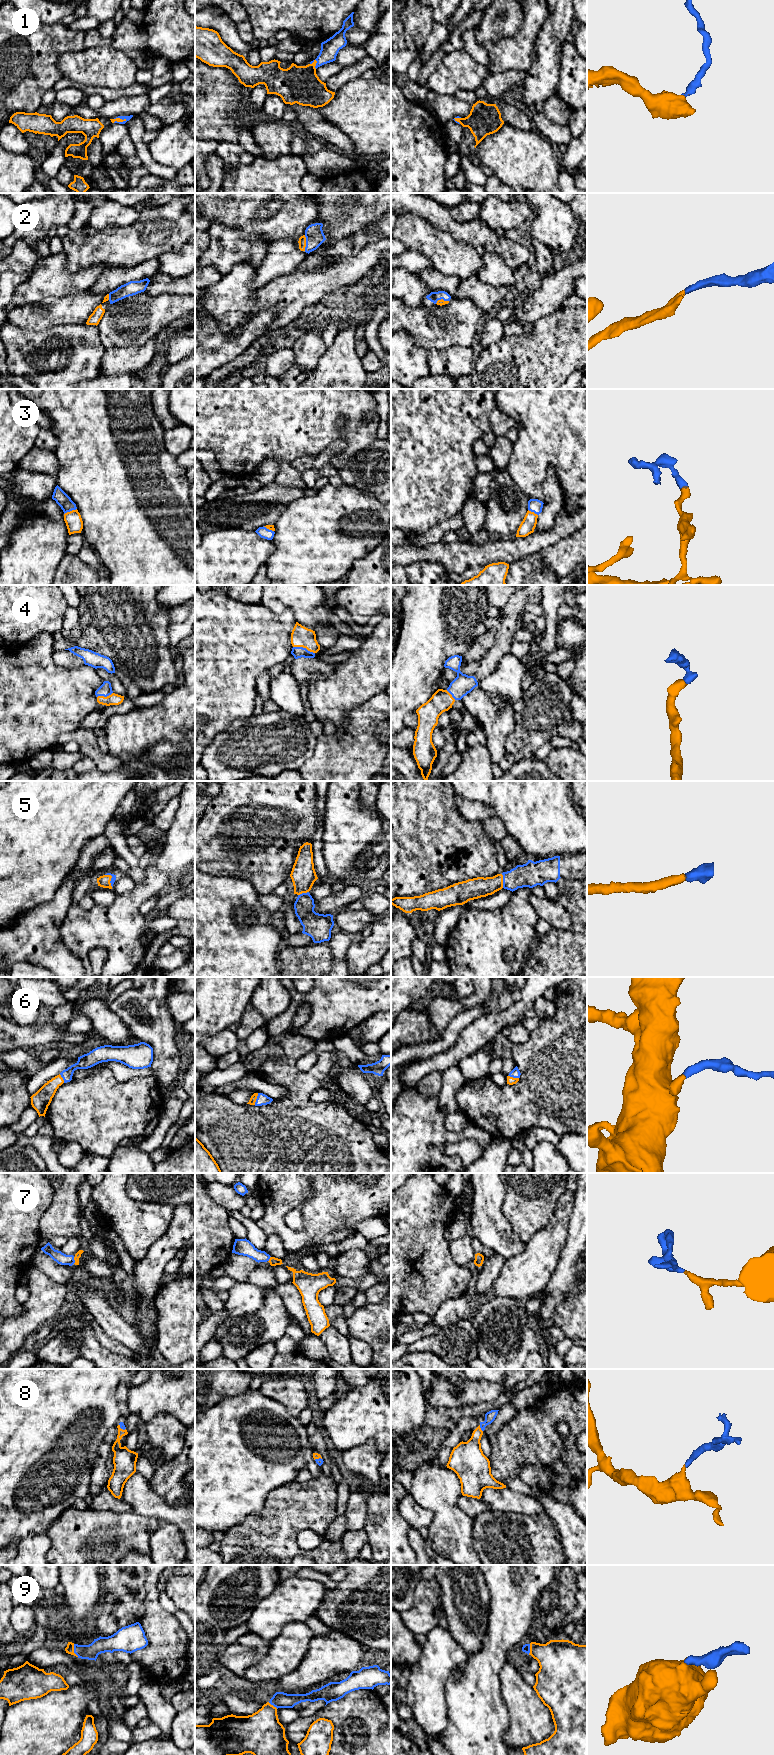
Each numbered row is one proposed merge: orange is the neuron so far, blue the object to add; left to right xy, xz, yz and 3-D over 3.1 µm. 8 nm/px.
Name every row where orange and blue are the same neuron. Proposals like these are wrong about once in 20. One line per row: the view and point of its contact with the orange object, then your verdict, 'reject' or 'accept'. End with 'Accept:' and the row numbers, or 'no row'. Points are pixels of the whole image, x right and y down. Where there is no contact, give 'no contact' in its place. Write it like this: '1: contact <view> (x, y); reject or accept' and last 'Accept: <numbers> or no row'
1: contact xz (315, 64); accept
2: contact xz (305, 243); accept
3: contact xy (70, 511); accept
4: contact xz (304, 647); accept
5: contact yz (502, 881); accept
6: contact xz (255, 1099); accept
7: contact xy (74, 1259); accept
8: contact yz (480, 1428); accept
9: contact xy (73, 1650); accept
Accept: 1, 2, 3, 4, 5, 6, 7, 8, 9

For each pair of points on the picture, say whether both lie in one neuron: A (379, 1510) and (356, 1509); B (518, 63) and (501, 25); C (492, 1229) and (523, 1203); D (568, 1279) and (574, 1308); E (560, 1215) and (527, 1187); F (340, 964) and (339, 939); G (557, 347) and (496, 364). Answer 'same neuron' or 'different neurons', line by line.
A: different neurons
B: different neurons
C: different neurons
D: different neurons
E: different neurons
F: same neuron
G: same neuron

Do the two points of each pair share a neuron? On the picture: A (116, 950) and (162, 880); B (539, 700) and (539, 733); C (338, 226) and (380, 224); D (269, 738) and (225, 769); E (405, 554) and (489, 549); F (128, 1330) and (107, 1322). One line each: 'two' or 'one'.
A: one
B: one
C: one
D: one
E: one
F: one

